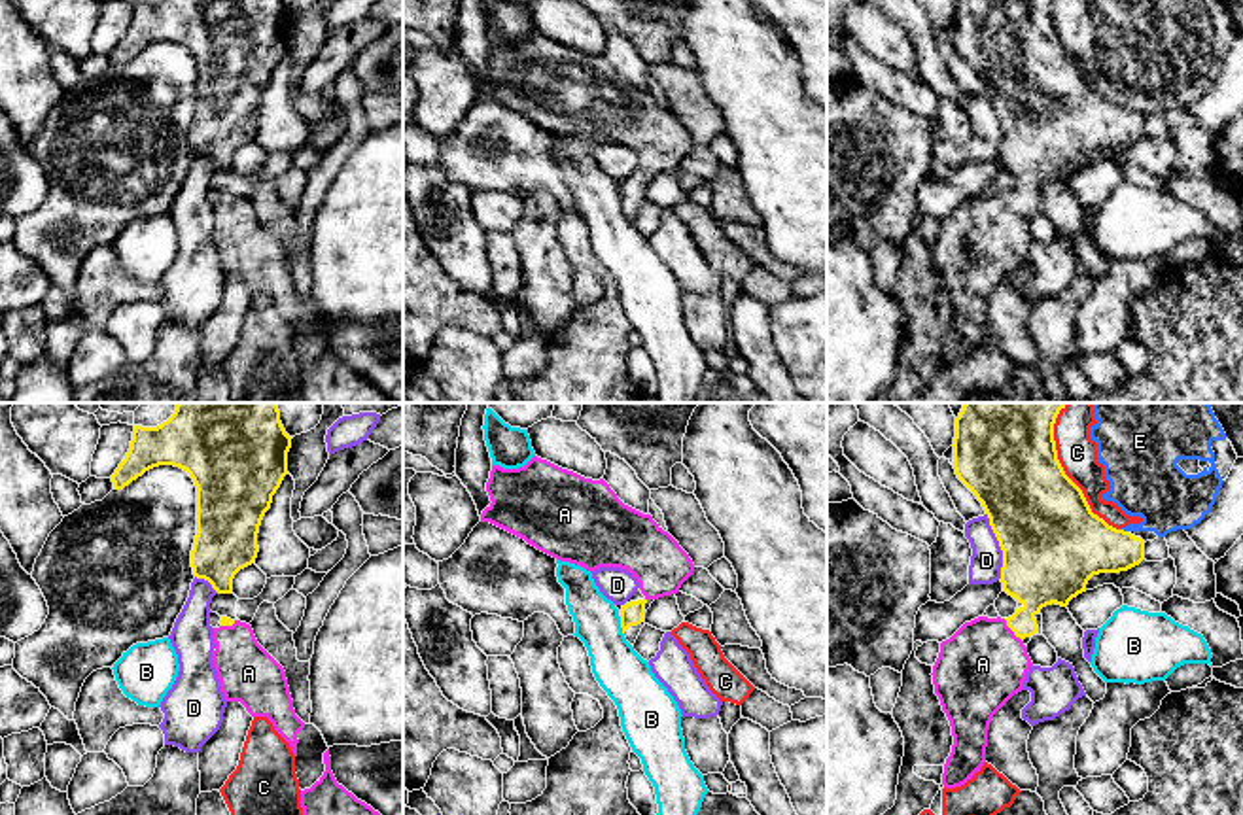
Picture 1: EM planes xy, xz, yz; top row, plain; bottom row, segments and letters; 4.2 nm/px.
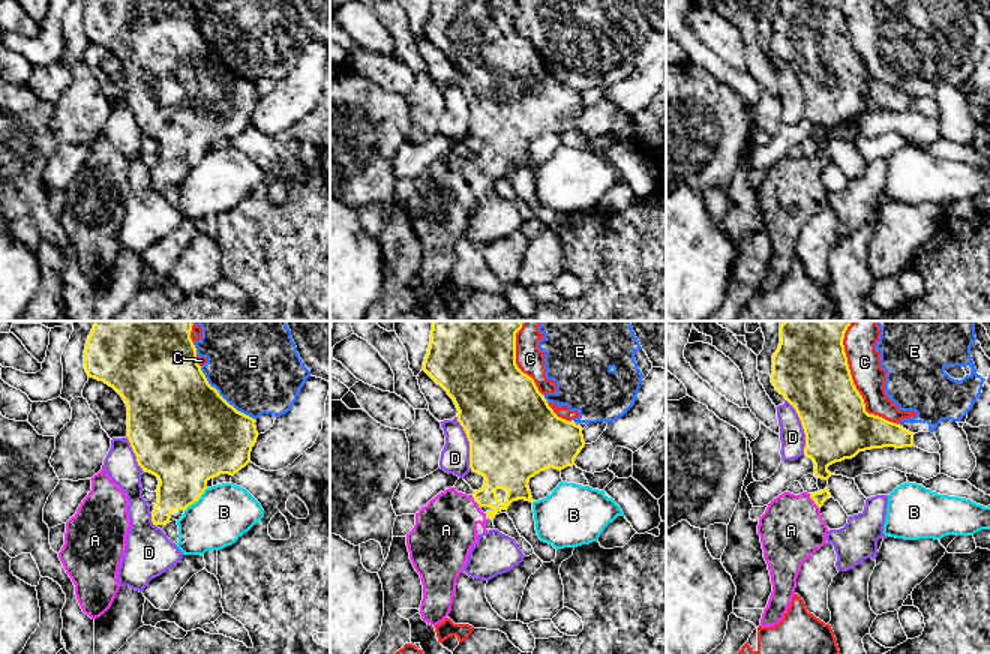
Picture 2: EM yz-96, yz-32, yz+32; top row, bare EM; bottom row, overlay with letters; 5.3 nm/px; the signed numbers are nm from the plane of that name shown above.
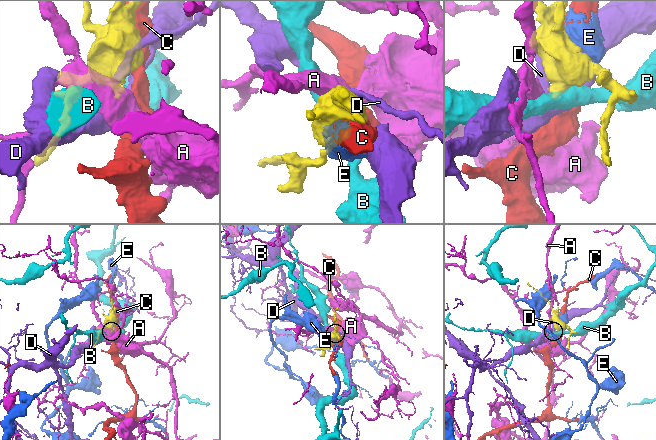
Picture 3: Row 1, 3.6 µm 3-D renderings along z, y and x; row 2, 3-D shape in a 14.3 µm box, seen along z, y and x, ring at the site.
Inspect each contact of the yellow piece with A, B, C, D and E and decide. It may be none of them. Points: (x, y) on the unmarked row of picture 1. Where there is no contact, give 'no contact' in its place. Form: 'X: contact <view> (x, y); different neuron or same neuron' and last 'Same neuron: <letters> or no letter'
A: contact yz (1011, 205); same neuron
B: contact xz (621, 203); different neuron
C: contact yz (1073, 59); different neuron
D: contact yz (999, 121); different neuron
E: contact yz (1126, 108); different neuron
Same neuron: A

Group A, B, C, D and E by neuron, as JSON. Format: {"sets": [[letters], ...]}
{"sets": [["A"], ["B"], ["C", "E"], ["D"]]}

